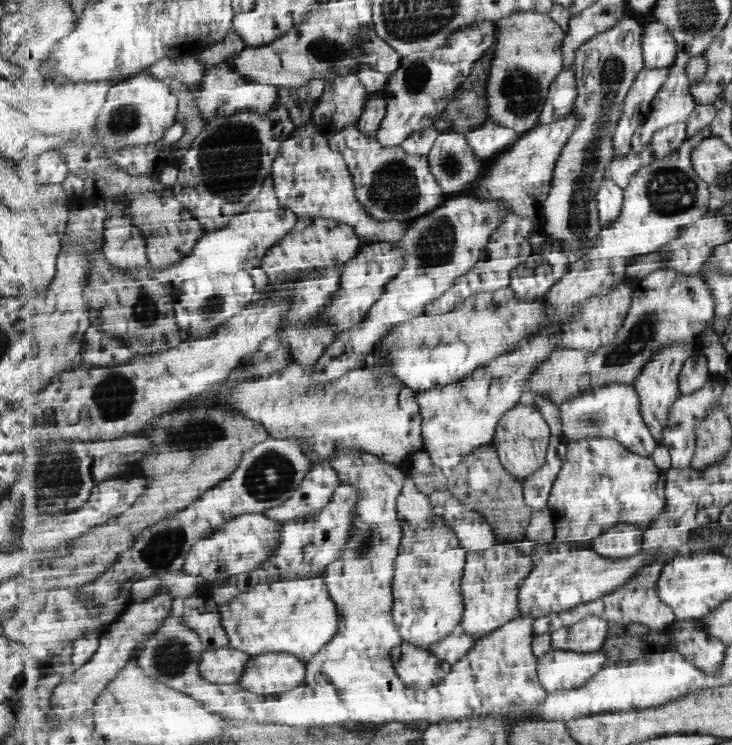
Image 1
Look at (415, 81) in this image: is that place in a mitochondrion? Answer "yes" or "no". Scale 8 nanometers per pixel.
yes

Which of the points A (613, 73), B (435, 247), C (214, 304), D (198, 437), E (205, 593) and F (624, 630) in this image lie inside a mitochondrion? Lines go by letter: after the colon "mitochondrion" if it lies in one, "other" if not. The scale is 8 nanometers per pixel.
A: mitochondrion
B: mitochondrion
C: mitochondrion
D: mitochondrion
E: other
F: other

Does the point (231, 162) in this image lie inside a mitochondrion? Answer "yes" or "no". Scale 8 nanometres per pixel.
yes

